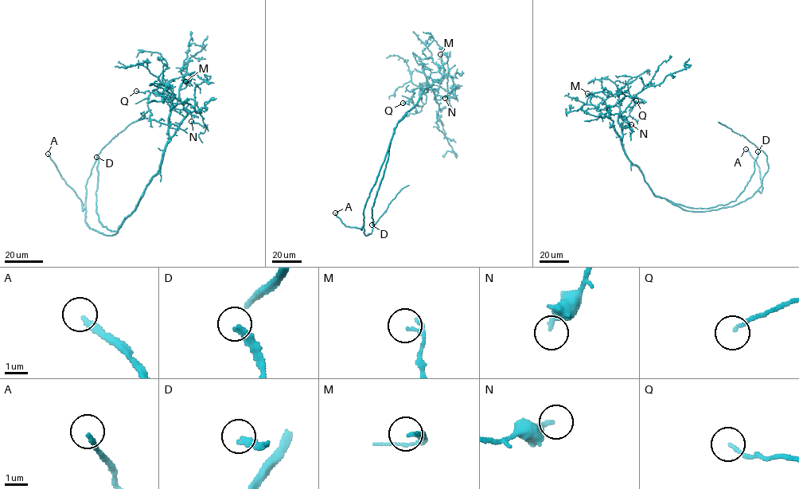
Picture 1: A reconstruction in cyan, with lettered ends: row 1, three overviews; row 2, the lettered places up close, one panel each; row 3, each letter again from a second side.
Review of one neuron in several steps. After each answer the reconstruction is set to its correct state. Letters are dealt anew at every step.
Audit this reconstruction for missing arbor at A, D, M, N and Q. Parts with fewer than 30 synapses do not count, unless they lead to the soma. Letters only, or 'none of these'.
A, D

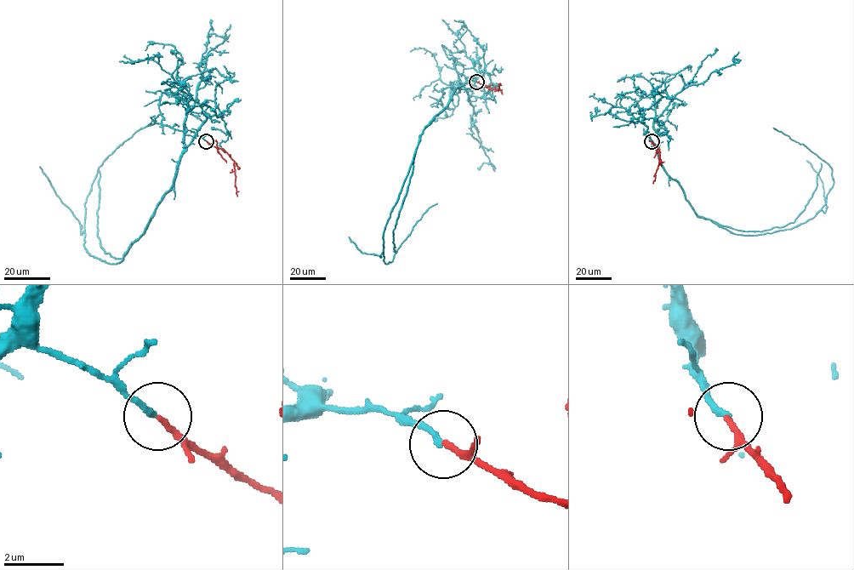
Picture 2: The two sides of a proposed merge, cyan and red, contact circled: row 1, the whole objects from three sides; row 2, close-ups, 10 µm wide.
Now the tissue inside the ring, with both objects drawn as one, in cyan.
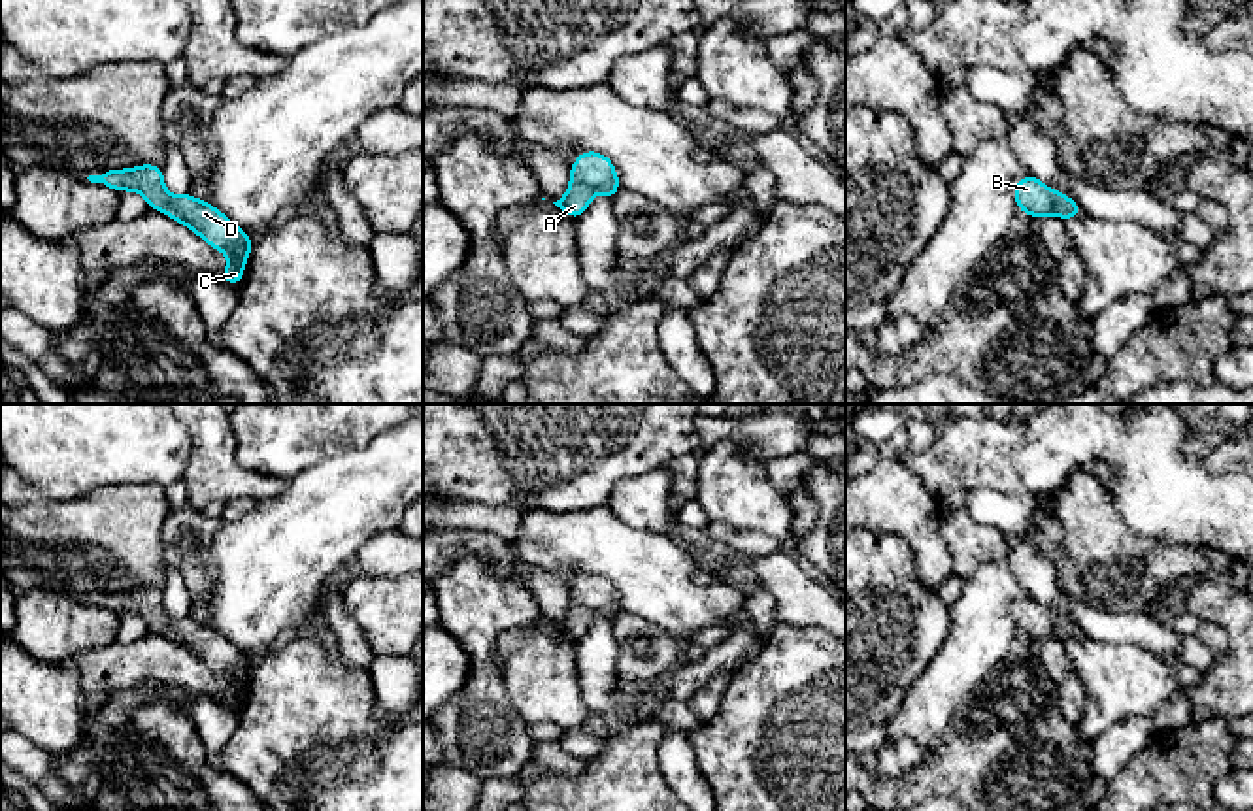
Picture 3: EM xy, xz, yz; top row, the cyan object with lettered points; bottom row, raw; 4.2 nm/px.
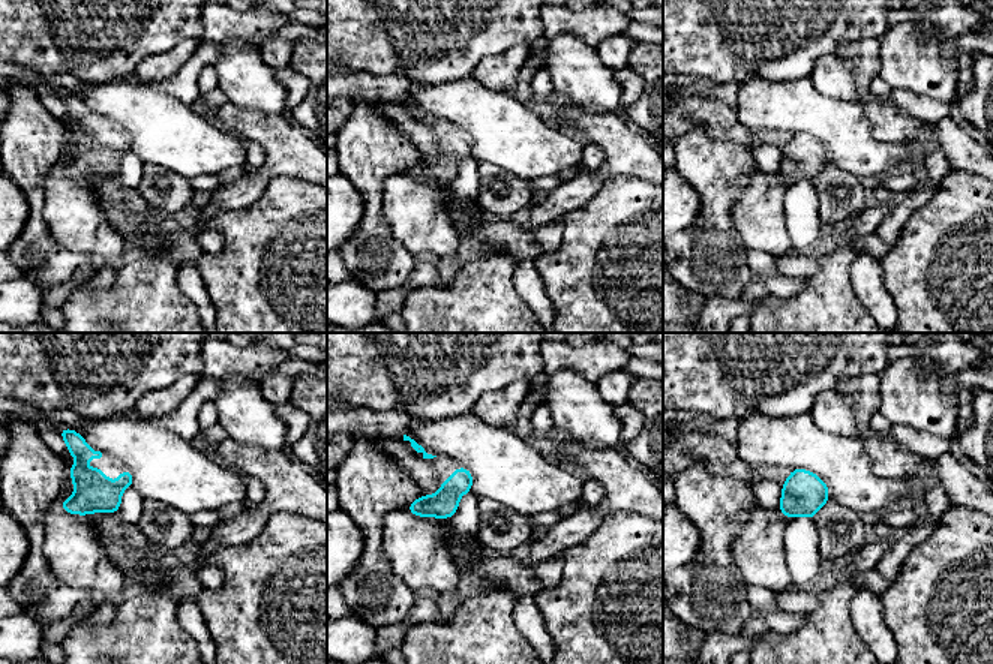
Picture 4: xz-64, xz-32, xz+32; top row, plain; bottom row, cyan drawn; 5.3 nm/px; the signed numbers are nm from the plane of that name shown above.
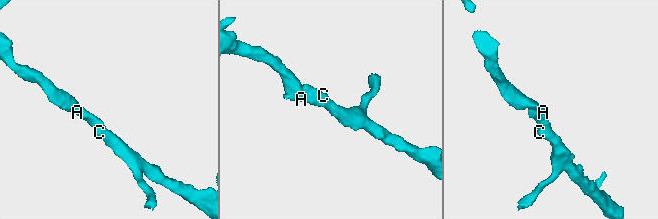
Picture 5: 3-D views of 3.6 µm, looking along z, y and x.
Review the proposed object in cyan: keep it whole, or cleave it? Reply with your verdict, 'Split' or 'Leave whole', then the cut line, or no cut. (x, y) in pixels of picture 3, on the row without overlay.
Leave whole. No split

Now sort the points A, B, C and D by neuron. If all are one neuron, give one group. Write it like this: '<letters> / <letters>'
A B C D

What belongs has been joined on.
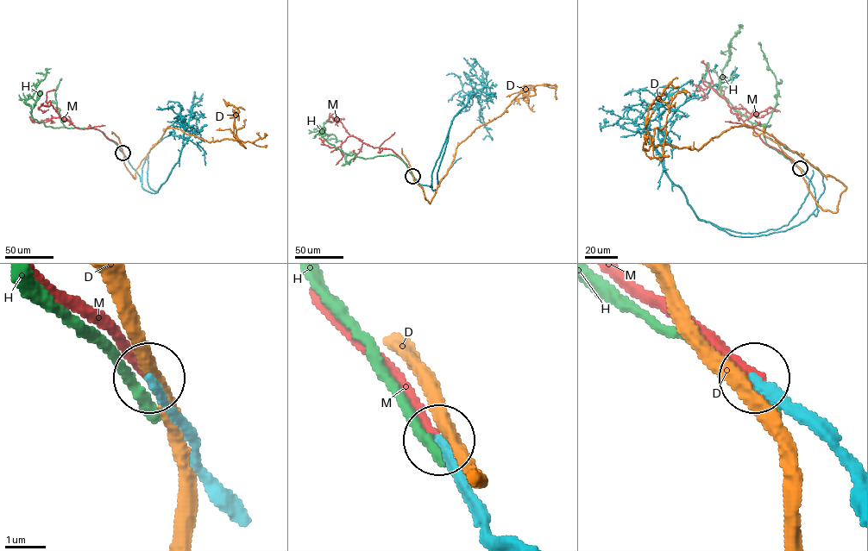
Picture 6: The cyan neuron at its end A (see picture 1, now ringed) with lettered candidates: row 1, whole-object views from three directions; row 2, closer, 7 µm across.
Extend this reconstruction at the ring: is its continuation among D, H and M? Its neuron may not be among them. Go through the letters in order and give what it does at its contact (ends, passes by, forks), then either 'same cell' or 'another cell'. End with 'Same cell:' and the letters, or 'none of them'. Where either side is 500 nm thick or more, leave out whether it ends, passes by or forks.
D: it passes by; another cell
H: it ends there; another cell
M: it ends there; same cell
Same cell: M

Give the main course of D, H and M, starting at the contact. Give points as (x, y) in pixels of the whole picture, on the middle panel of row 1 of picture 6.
D: (413, 176), (430, 203), (456, 147), (476, 128), (500, 116), (527, 88), (525, 85), (528, 106), (535, 111)
H: (412, 176), (394, 155), (366, 159), (348, 154), (322, 136), (323, 127), (325, 134), (336, 137), (325, 140)
M: (412, 176), (406, 165), (392, 150), (374, 147), (350, 135), (340, 119), (336, 124), (336, 121), (344, 119)

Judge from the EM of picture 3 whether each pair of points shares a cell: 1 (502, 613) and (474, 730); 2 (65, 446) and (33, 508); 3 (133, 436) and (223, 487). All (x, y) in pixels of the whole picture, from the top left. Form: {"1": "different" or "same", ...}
{"1": "same", "2": "different", "3": "different"}

